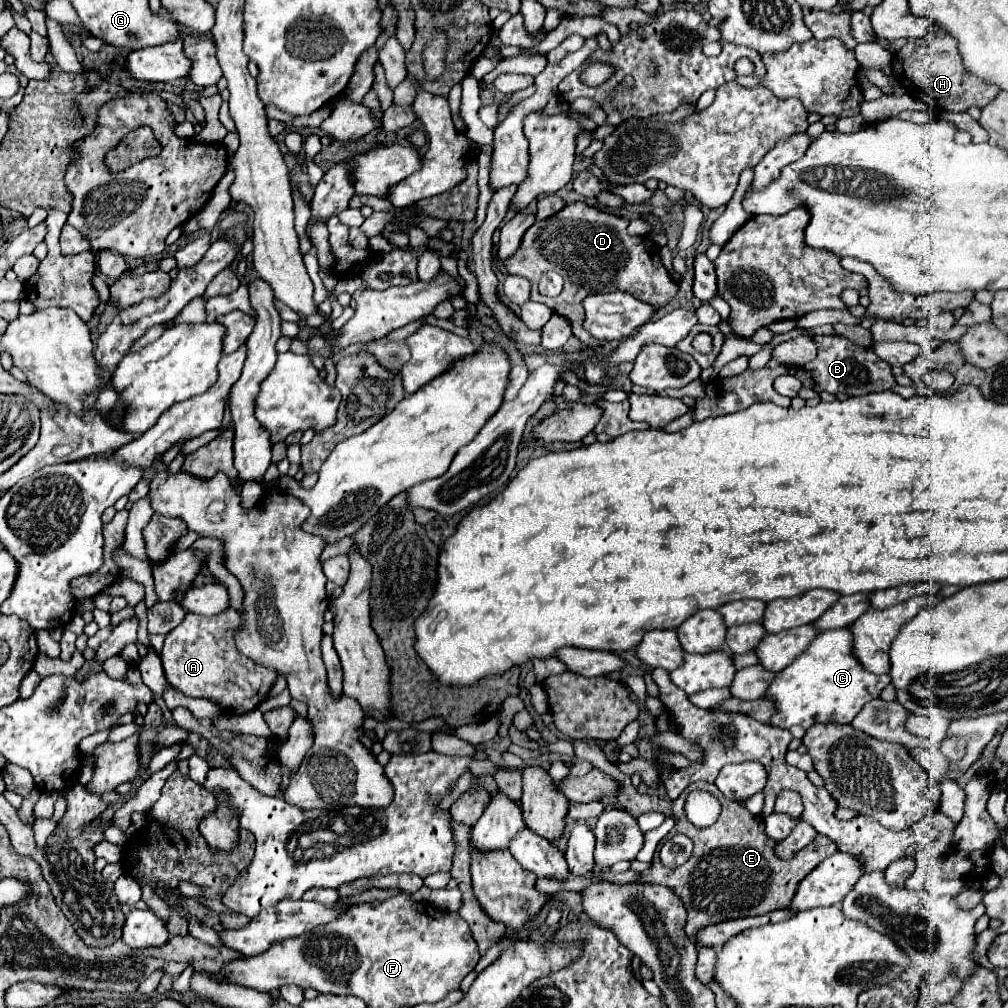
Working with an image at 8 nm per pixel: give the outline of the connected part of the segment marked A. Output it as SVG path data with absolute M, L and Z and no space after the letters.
M232 607L212 617L186 613L184 621L166 635L164 647L160 651L168 683L188 697L216 699L234 713L246 713L258 707L258 691L262 703L268 697L278 675L276 671L260 667L252 659L236 651L234 629L238 625L240 617Z

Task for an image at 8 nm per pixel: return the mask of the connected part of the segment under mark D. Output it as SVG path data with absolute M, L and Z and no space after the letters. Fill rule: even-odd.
M582 201L566 205L556 215L536 221L522 237L522 243L514 255L504 259L508 273L522 275L532 281L532 301L548 305L554 313L566 317L572 325L574 335L586 345L596 347L602 343L592 343L592 337L582 329L582 299L596 293L628 291L636 299L664 307L678 293L678 283L672 281L670 273L660 261L660 247L648 237L632 237L626 233L628 221L610 213L602 213ZM556 271L564 277L564 289L554 303L550 297L540 295L538 281L542 273Z

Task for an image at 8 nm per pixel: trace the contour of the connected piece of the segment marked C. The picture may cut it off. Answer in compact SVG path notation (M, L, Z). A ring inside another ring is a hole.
M848 627L824 631L816 637L816 641L810 643L810 647L802 655L798 655L794 659L794 663L790 663L784 671L780 671L776 675L776 679L770 683L770 687L766 691L766 697L772 699L778 707L778 713L770 719L772 725L784 727L784 729L790 729L792 725L802 725L804 729L808 729L810 725L814 725L818 721L820 723L830 723L830 721L850 723L870 699L880 695L880 691L890 683L890 675L874 675L874 673L866 671L854 653L852 639L854 637Z

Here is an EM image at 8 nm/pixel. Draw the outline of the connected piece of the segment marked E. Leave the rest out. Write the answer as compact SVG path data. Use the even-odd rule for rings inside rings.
M574 741L574 749L576 749L578 759L590 761L594 767L598 767L600 771L604 771L610 777L616 777L616 781L622 783L620 795L602 799L604 805L618 803L626 811L630 811L632 815L638 815L638 817L642 813L648 813L648 811L662 811L664 815L674 815L678 819L678 823L668 833L668 837L674 837L676 833L684 833L694 841L692 857L682 867L668 869L660 863L660 857L654 855L652 867L648 871L644 871L642 877L640 877L642 883L668 885L676 891L676 895L680 895L680 899L684 901L684 907L688 911L686 931L688 931L688 937L692 937L692 939L704 927L710 927L710 925L716 925L716 923L722 923L722 921L728 921L728 919L764 915L768 911L788 907L792 903L794 895L796 895L800 881L820 861L824 861L824 857L830 857L838 851L838 847L836 847L836 843L832 843L832 839L828 839L826 835L816 835L816 839L808 847L804 847L804 851L796 853L796 859L792 859L790 863L780 863L780 859L776 859L776 855L772 855L772 847L774 847L776 841L770 839L764 833L764 823L760 821L760 817L750 815L744 805L724 799L724 795L720 795L715 784L706 781L693 783L682 792L676 801L666 801L666 799L660 799L656 795L638 793L632 787L630 777L618 775L620 773L618 767L604 757L602 749L596 743ZM695 788L709 791L722 805L722 813L718 815L716 823L710 825L710 827L704 827L704 829L692 825L686 817L686 811L684 811L684 803L686 803L689 793Z

